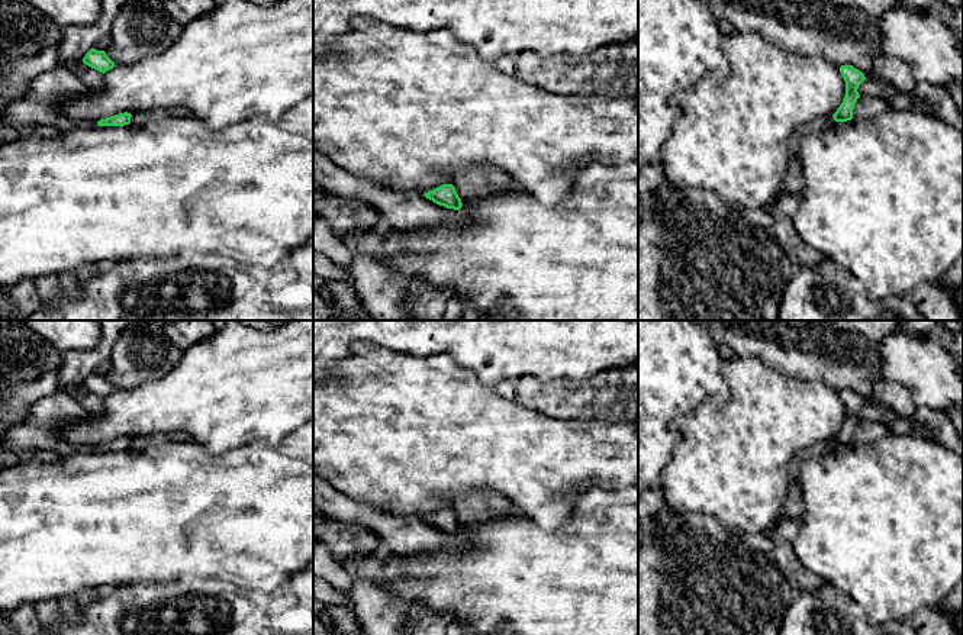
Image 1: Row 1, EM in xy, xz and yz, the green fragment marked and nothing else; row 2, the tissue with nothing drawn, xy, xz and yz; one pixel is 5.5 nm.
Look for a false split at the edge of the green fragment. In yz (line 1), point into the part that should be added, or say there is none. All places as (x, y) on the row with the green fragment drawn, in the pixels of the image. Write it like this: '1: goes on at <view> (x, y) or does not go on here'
1: does not go on here

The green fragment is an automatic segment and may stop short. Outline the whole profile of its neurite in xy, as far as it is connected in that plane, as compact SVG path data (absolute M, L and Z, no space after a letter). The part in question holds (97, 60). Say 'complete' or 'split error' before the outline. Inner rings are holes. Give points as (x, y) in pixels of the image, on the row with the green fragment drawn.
complete; M94 48L86 54L83 62L103 74L115 67L115 62L106 55L104 51L97 51Z

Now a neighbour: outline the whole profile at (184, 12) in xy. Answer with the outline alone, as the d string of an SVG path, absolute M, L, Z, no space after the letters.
M165 0L162 4L183 28L218 6L215 0Z

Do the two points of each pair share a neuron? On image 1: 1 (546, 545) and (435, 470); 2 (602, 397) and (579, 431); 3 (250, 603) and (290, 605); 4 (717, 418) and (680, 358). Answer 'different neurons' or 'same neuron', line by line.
1: different neurons
2: different neurons
3: same neuron
4: different neurons

